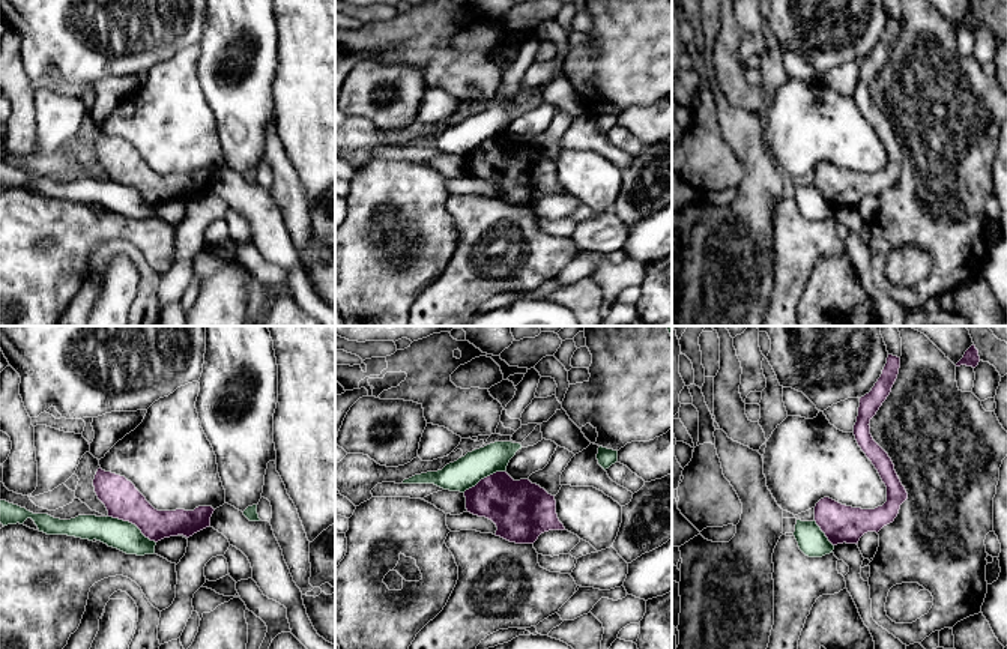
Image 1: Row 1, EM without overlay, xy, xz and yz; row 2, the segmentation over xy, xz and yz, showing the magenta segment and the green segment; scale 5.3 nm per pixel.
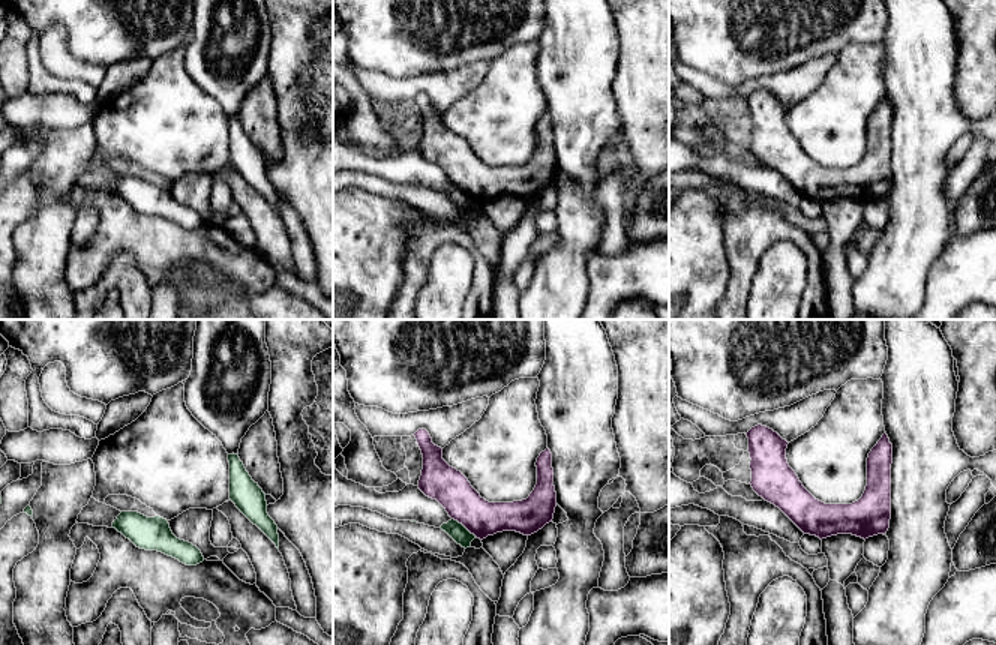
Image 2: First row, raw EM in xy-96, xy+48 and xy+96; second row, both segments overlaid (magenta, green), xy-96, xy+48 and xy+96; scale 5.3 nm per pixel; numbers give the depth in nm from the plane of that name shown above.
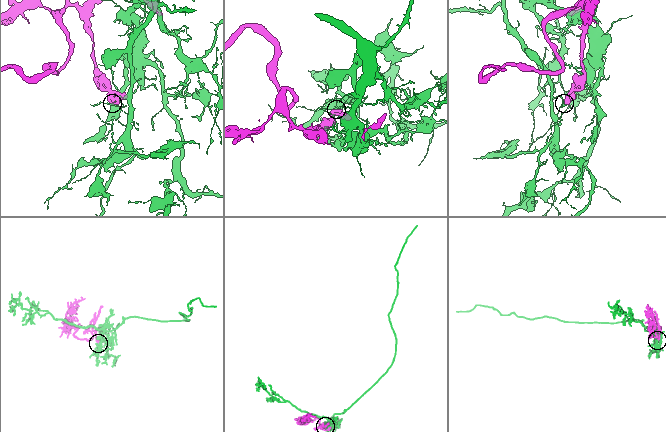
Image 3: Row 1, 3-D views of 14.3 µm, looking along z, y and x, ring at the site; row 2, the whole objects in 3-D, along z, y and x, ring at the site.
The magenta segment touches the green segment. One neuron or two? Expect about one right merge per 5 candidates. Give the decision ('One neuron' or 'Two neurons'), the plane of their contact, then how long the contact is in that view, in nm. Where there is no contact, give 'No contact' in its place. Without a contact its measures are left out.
Two neurons. Touches magenta in xy. Shared border 300 nm

